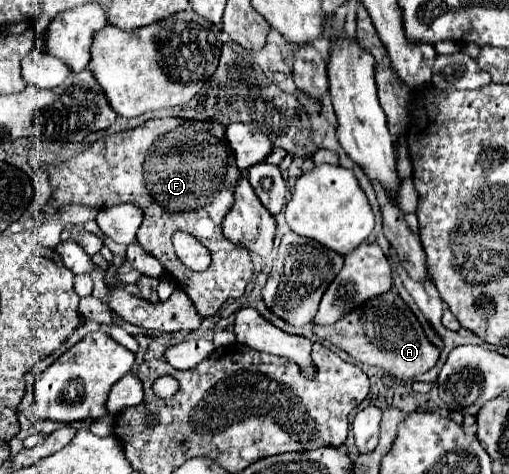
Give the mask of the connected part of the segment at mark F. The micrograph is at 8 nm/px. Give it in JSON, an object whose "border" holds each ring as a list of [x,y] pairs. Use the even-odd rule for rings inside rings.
{"border":[[[152,118],[132,130],[104,136],[92,142],[86,150],[72,154],[72,156],[64,156],[64,158],[52,152],[38,154],[36,144],[34,144],[28,152],[30,166],[40,168],[40,158],[46,162],[46,170],[48,170],[50,186],[52,186],[52,198],[58,202],[58,208],[64,208],[68,204],[82,204],[88,208],[102,210],[102,208],[110,208],[110,206],[126,204],[126,202],[140,206],[144,210],[144,222],[136,232],[138,244],[160,260],[160,264],[178,284],[178,288],[188,292],[188,296],[194,300],[194,306],[198,308],[202,318],[214,316],[226,300],[240,298],[244,294],[244,288],[254,272],[254,264],[246,248],[232,244],[222,234],[222,220],[234,204],[234,186],[240,178],[240,170],[234,164],[234,154],[228,146],[222,124],[190,122],[190,120],[180,120],[180,118]],[[176,230],[190,232],[210,250],[212,264],[208,270],[204,272],[186,270],[186,266],[178,260],[172,248],[172,234]]]}

